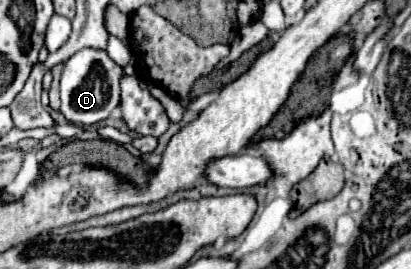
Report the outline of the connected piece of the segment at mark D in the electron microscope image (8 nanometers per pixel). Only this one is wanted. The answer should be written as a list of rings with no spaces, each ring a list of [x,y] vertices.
[[[82,48],[78,54],[70,56],[62,64],[62,78],[60,78],[60,114],[66,122],[76,126],[94,126],[106,120],[120,104],[120,78],[124,68],[118,66],[106,50]]]

